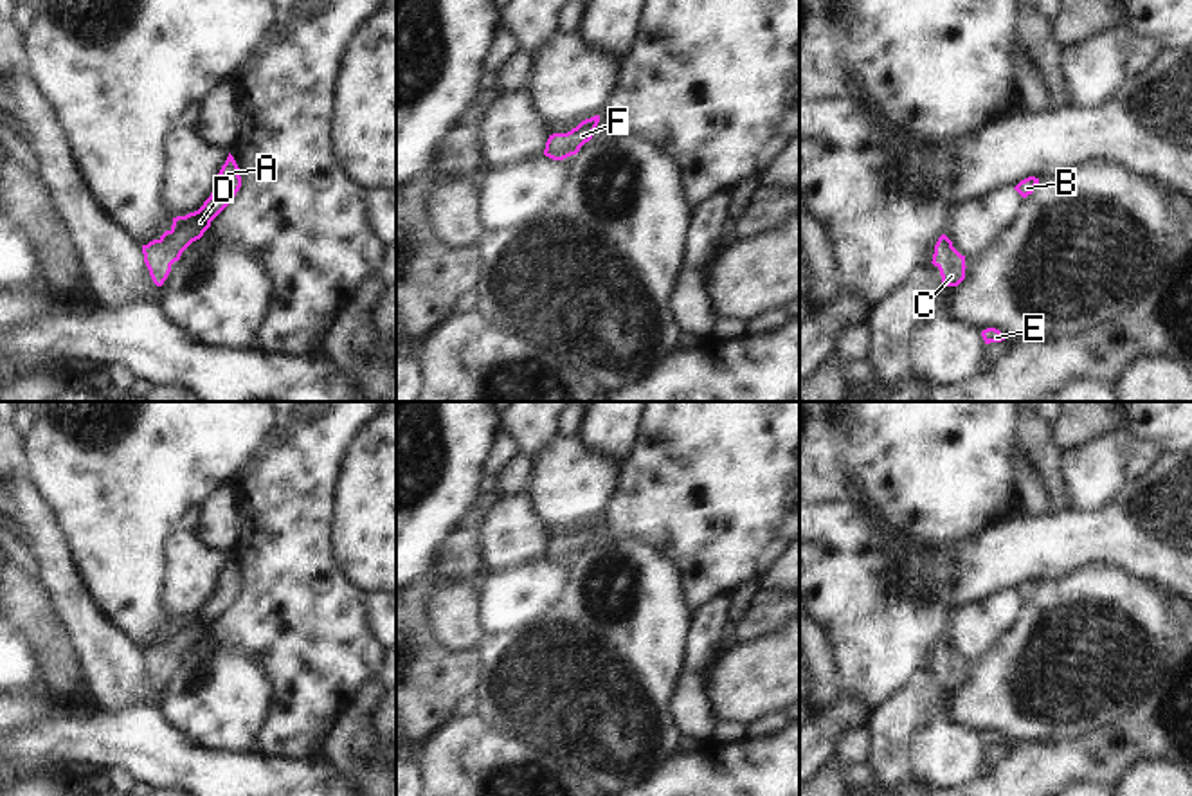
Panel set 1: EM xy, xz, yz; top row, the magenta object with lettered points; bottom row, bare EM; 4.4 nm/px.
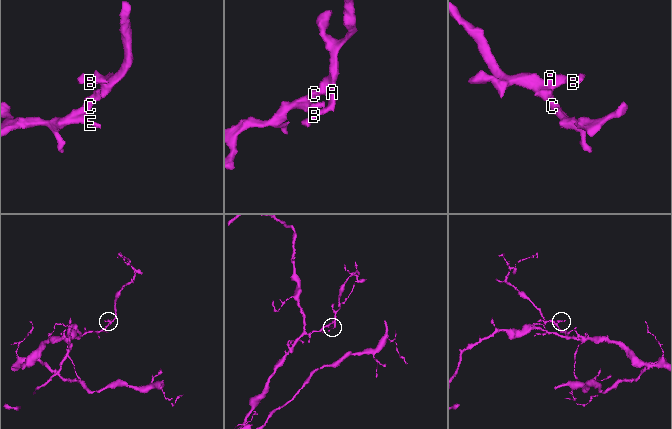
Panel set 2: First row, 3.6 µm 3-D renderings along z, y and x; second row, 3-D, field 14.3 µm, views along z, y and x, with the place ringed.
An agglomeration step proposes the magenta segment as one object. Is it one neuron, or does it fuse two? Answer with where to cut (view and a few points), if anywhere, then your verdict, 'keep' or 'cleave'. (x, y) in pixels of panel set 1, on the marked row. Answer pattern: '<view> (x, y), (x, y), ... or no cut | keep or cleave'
no cut | keep

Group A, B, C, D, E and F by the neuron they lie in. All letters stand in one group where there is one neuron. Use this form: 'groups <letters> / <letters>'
groups A B C D E F

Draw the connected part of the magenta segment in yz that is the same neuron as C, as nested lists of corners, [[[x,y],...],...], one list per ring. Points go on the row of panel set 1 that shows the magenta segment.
[[[945,234],[938,238],[931,263],[940,270],[942,283],[947,286],[958,286],[965,279],[965,256],[953,247]]]

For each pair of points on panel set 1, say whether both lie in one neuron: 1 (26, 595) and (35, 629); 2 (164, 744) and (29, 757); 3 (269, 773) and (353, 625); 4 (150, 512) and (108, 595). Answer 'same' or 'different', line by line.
1: same
2: same
3: different
4: same

